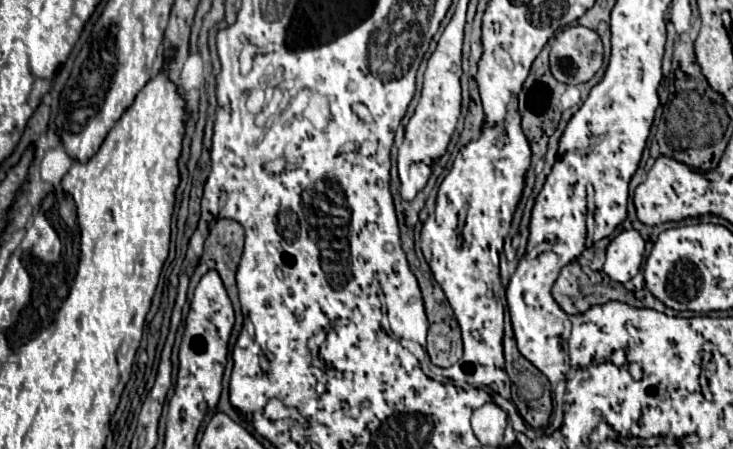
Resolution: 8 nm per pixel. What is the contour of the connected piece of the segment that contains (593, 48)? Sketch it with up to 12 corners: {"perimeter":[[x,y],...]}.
{"perimeter":[[570,26],[550,48],[558,82],[584,84],[602,66],[600,36]]}

